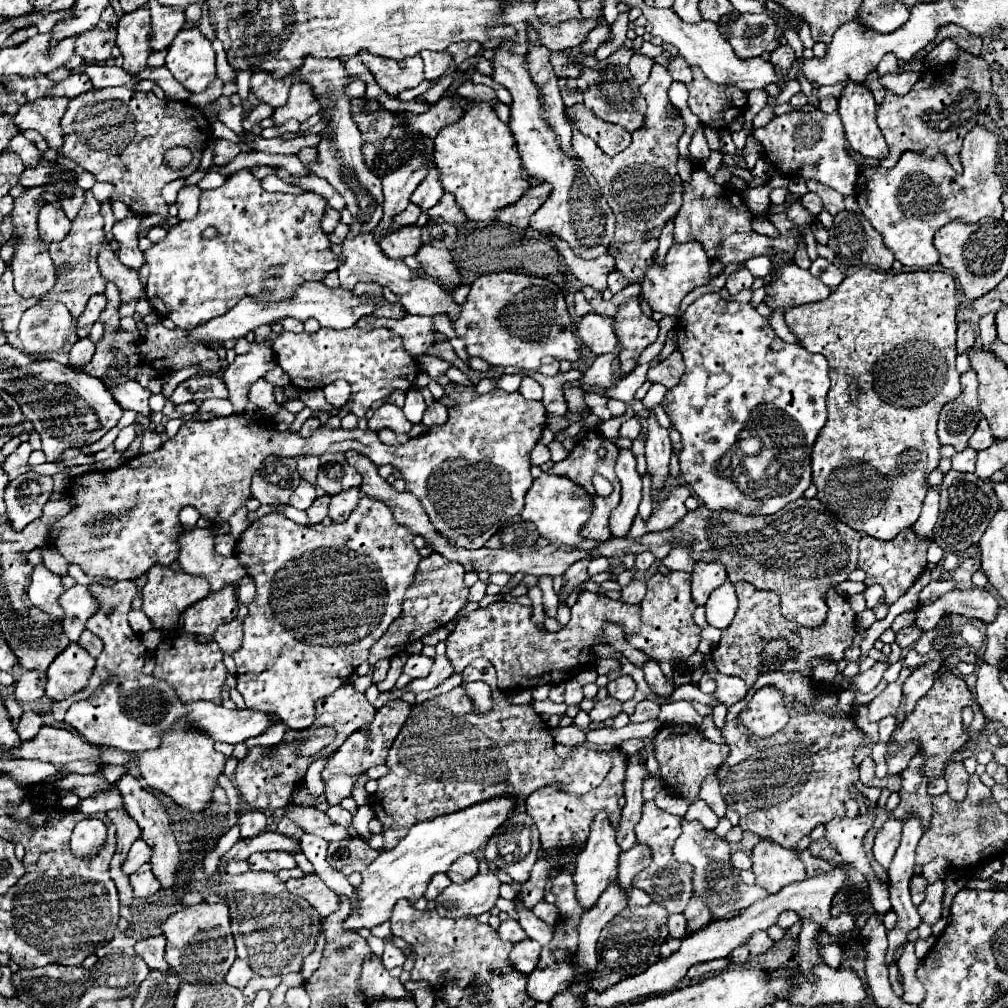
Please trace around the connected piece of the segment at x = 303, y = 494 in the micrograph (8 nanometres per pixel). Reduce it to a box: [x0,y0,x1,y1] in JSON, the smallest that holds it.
[290,480,316,510]

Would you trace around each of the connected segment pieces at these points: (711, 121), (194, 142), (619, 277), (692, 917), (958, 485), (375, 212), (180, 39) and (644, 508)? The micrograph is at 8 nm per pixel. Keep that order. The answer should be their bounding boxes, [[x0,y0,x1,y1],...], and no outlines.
[[688,68,746,128],[60,88,210,218],[607,270,630,294],[684,894,712,932],[934,470,1000,552],[296,56,382,236],[166,28,216,92],[638,473,653,521]]

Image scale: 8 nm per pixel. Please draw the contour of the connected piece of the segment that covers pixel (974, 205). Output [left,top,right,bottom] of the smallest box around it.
[848,124,1004,268]

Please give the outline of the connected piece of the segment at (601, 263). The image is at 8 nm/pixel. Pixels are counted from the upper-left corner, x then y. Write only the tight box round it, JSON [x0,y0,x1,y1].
[546,234,614,290]

